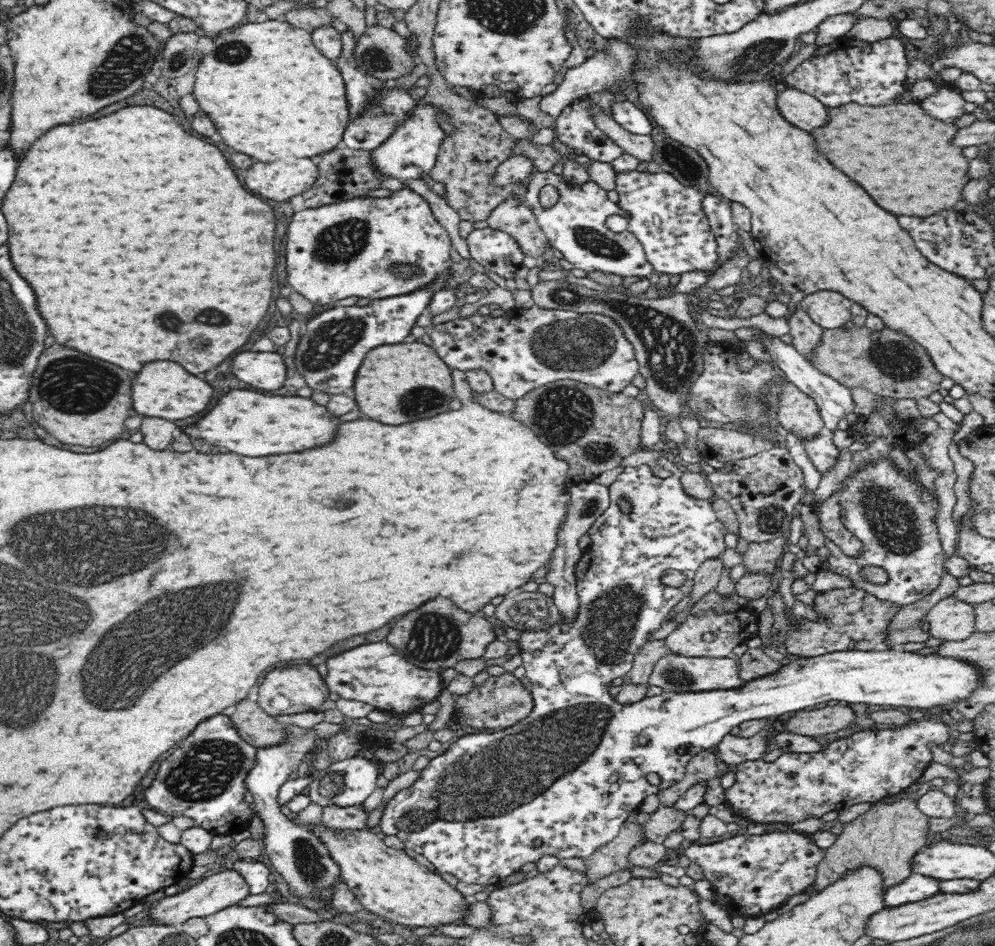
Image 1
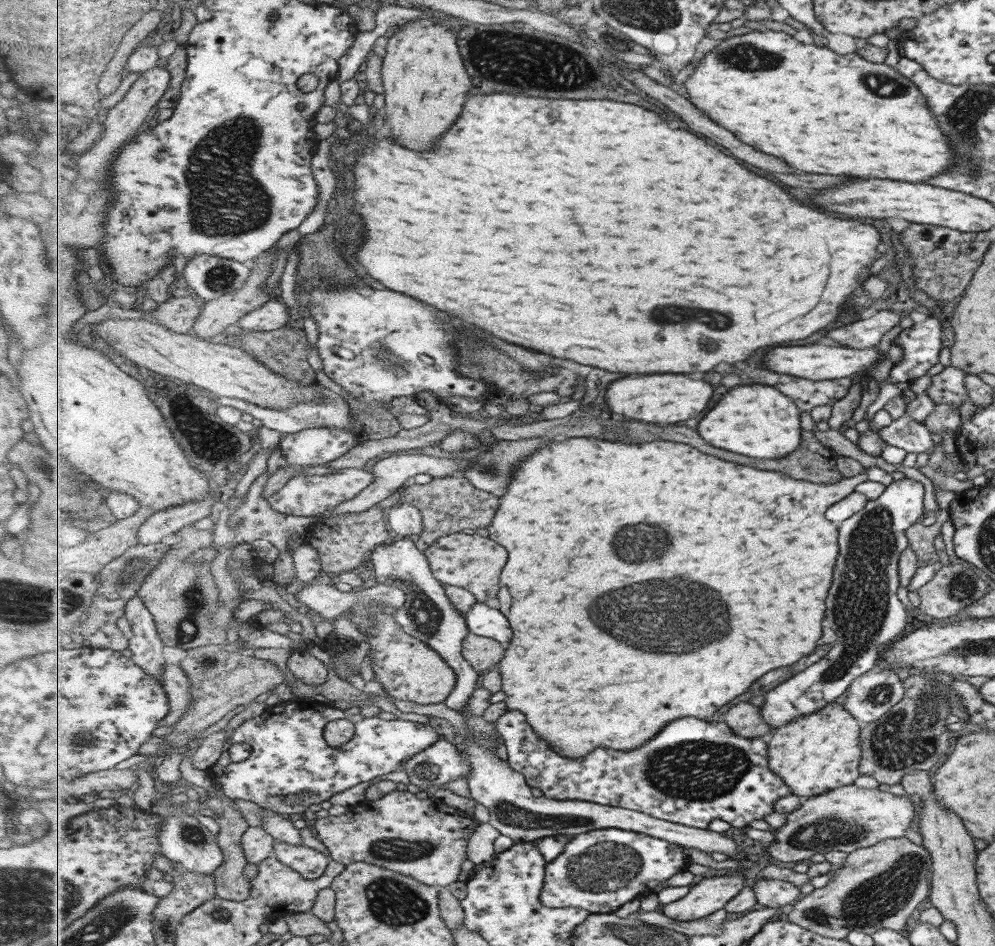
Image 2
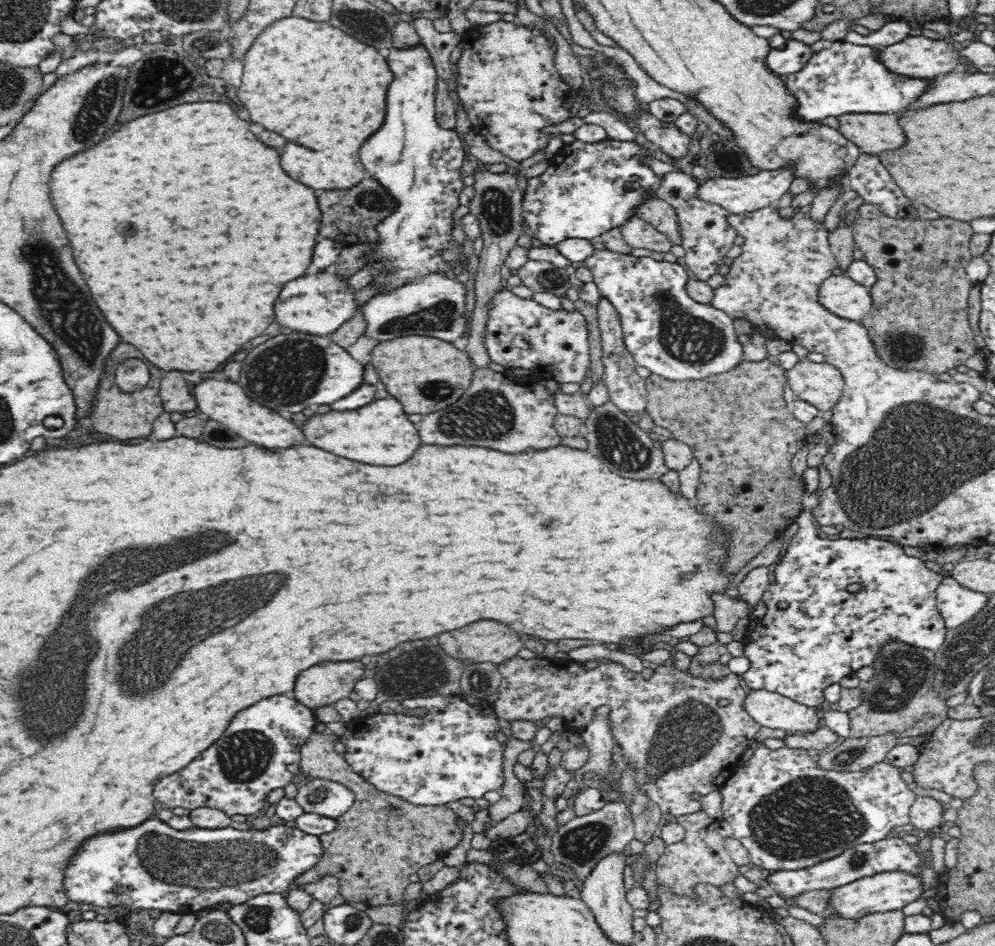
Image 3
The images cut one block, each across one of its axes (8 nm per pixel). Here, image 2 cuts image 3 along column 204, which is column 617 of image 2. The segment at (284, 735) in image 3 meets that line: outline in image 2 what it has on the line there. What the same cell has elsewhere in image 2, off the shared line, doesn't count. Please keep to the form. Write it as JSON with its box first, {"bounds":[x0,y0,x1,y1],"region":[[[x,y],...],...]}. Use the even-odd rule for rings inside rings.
{"bounds":[494,710,792,828],"region":[[[506,710],[494,724],[505,745],[507,762],[522,773],[527,783],[540,789],[553,800],[588,801],[599,805],[620,807],[693,828],[709,828],[713,820],[722,820],[735,828],[750,828],[753,820],[763,820],[775,812],[775,802],[792,794],[789,785],[771,771],[769,741],[762,737],[743,738],[725,721],[701,720],[694,716],[675,719],[655,740],[631,752],[613,748],[597,748],[585,758],[567,758],[551,748],[549,742],[531,726],[526,714]]]}

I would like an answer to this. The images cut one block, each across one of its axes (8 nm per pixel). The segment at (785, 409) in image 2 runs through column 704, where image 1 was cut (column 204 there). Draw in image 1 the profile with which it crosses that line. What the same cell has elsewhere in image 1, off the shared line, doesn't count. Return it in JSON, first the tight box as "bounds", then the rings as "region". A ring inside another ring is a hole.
{"bounds":[186,390,342,456],"region":[[[232,390],[228,396],[224,396],[218,406],[198,424],[196,428],[186,428],[194,438],[202,436],[208,442],[216,446],[224,446],[232,452],[246,454],[246,456],[268,456],[268,454],[292,454],[292,452],[304,452],[314,450],[332,444],[332,440],[338,436],[338,430],[342,426],[342,420],[330,412],[330,408],[316,404],[310,398],[300,396],[264,396],[252,390]]]}

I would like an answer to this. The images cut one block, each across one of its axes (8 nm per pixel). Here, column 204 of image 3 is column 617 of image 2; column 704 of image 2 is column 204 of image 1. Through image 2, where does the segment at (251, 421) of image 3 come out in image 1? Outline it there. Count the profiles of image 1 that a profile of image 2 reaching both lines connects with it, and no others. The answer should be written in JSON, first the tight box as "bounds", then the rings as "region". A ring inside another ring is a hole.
{"bounds":[133,362,216,420],"region":[[[156,362],[156,364],[146,364],[144,372],[140,372],[138,378],[134,380],[133,410],[140,412],[142,416],[146,414],[146,417],[184,420],[184,418],[192,418],[204,410],[210,410],[214,394],[216,394],[214,386],[210,382],[192,376],[184,366],[180,366],[176,362]]]}

